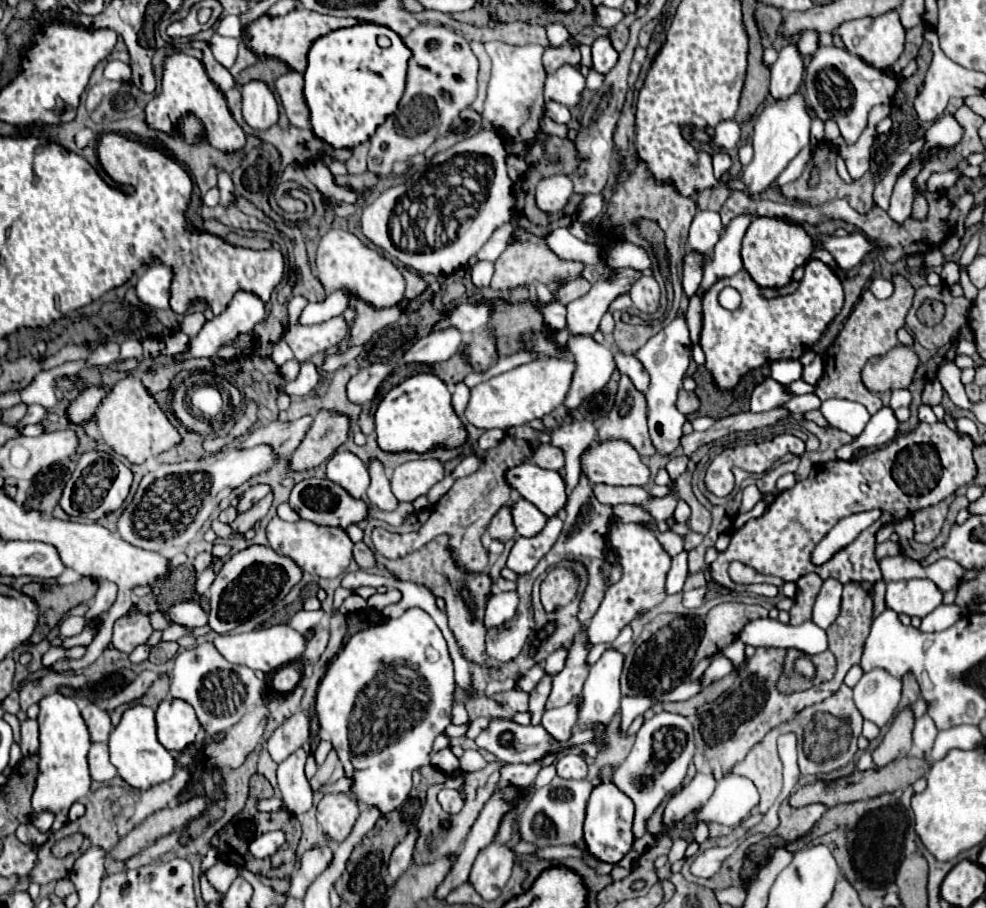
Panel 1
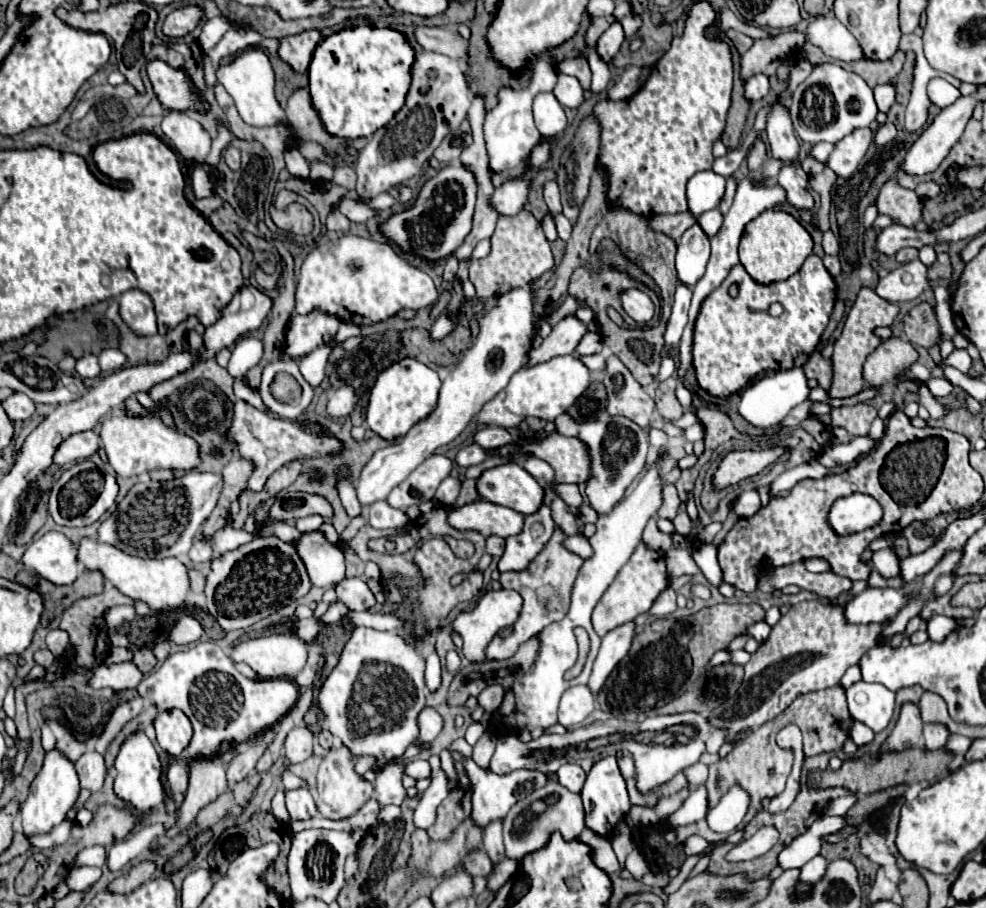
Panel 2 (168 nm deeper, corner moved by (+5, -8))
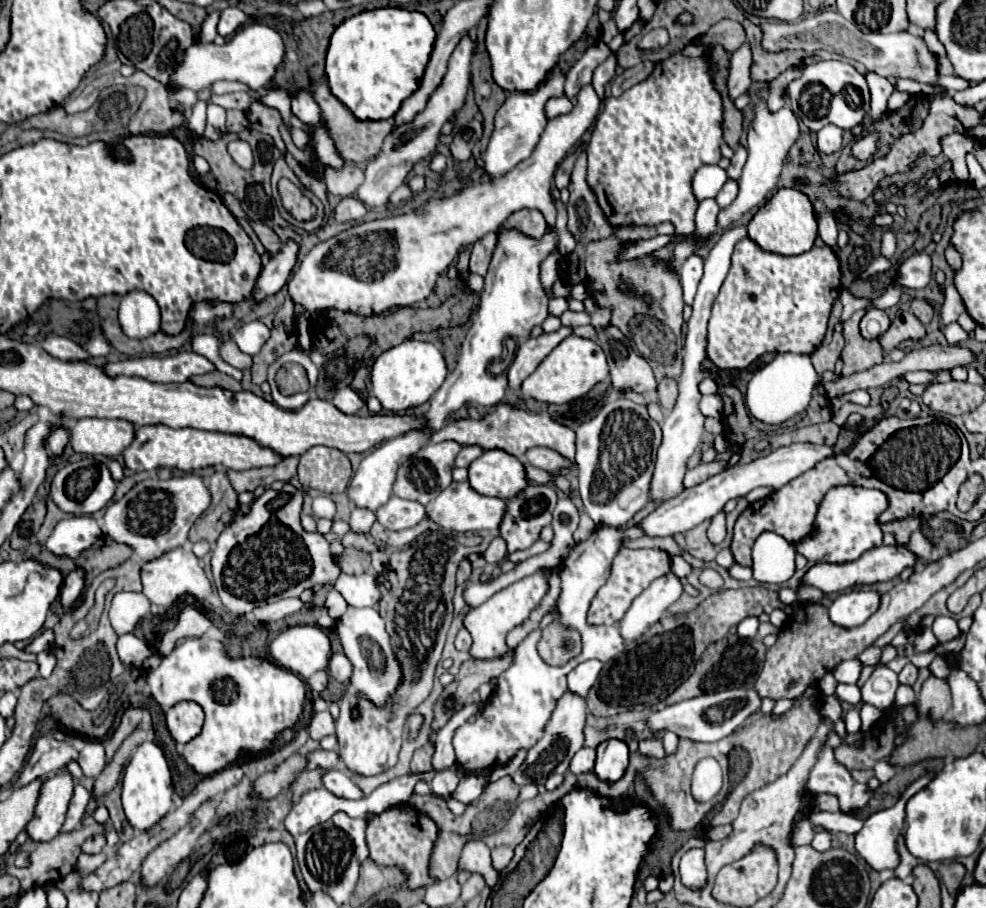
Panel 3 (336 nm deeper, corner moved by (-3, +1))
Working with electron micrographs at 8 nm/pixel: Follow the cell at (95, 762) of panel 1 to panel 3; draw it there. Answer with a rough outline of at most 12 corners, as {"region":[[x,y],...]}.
{"region":[[88,740],[78,764],[88,778],[106,766],[102,742]]}

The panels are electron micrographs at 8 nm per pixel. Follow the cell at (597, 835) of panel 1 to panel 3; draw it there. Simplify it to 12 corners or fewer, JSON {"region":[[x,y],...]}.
{"region":[[604,740],[594,772],[600,780],[622,778],[628,766],[624,740]]}

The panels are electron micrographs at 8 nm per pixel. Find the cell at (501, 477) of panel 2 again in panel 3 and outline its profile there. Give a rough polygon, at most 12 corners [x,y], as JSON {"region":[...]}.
{"region":[[504,450],[468,466],[478,494],[510,500],[528,486],[524,466]]}

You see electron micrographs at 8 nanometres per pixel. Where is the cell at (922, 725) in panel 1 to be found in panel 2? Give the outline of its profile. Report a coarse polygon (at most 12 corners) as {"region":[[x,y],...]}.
{"region":[[938,723],[924,725],[924,749],[940,749],[948,729]]}

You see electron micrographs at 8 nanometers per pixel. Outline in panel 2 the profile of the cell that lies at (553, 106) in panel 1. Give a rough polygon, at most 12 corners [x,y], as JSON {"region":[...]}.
{"region":[[552,93],[534,99],[534,121],[544,137],[566,129],[566,113]]}

